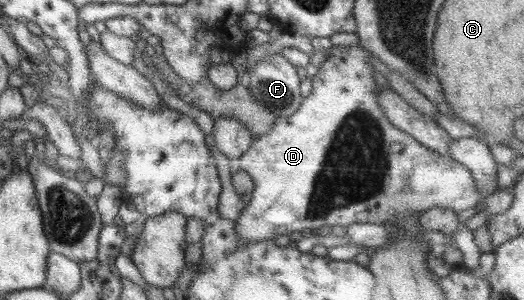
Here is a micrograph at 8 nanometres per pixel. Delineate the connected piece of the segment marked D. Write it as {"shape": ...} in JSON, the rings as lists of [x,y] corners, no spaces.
{"shape":[[[360,43],[350,46],[331,46],[328,52],[326,59],[317,66],[316,73],[311,77],[311,92],[301,99],[300,107],[288,117],[277,116],[267,133],[254,137],[248,150],[238,158],[239,170],[244,171],[250,177],[254,189],[251,192],[250,202],[240,211],[240,217],[234,221],[233,229],[235,230],[233,232],[237,239],[243,243],[256,243],[268,239],[274,240],[278,235],[286,235],[290,238],[297,237],[304,229],[321,232],[336,225],[346,228],[354,223],[388,224],[388,222],[392,222],[392,218],[402,218],[402,216],[410,216],[414,212],[427,211],[433,208],[450,209],[458,214],[474,207],[480,198],[475,188],[476,182],[472,180],[470,171],[460,163],[453,161],[449,156],[440,156],[423,147],[386,119],[377,100],[377,93],[375,92],[377,91],[377,84],[372,78],[373,69],[368,62],[371,53],[365,50]]]}

